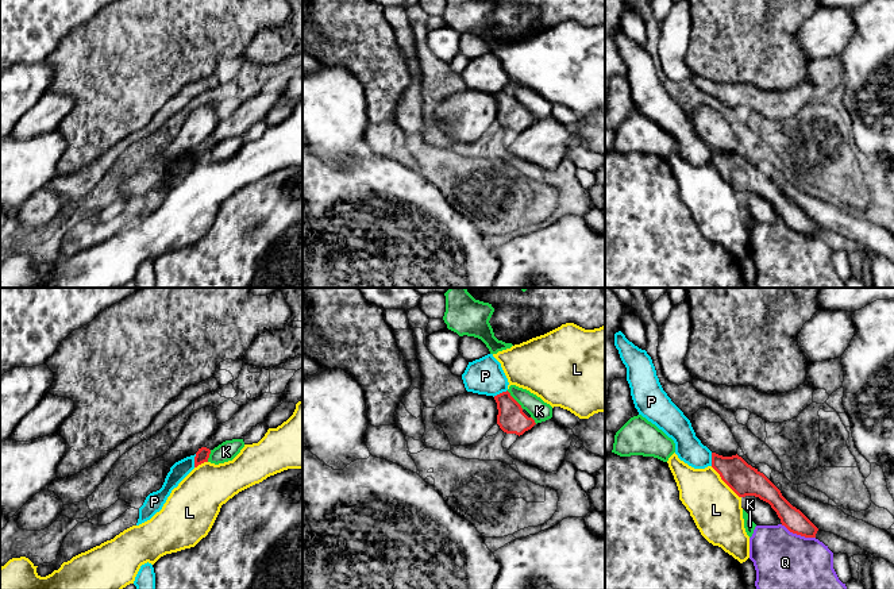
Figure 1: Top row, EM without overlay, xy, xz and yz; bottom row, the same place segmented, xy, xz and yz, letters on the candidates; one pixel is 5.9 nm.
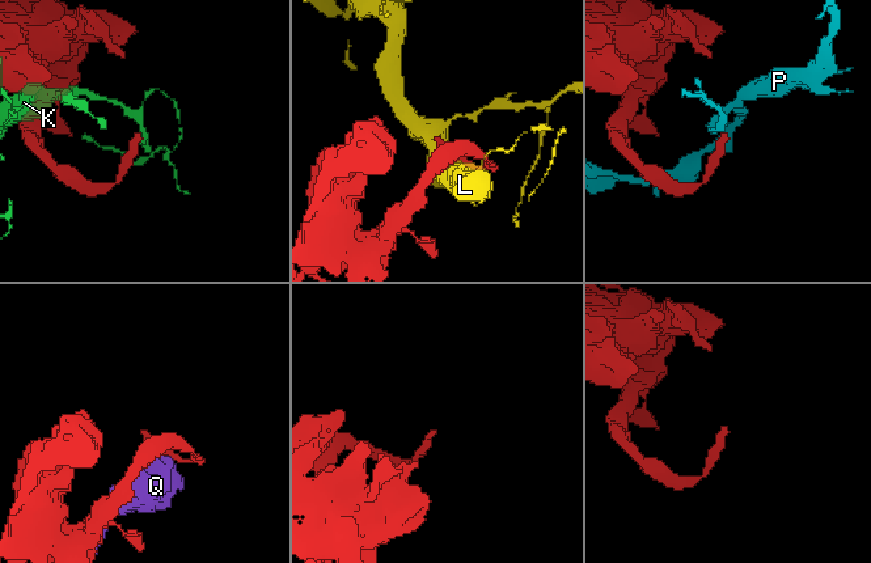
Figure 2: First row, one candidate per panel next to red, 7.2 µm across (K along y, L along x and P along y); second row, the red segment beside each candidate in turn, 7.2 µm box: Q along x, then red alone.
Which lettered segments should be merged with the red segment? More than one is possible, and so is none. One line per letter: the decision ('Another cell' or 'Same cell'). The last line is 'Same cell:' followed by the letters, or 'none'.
K: Another cell
L: Another cell
P: Another cell
Q: Another cell
Same cell: none

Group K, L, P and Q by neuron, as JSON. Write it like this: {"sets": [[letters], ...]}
{"sets": [["K"], ["L"], ["P"], ["Q"]]}

